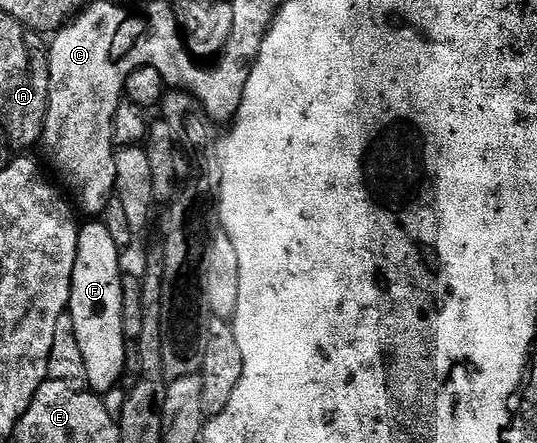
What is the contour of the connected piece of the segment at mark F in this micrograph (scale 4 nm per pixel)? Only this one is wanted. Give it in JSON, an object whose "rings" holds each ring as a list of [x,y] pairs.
{"rings":[[[89,220],[80,227],[77,232],[77,255],[75,256],[75,268],[71,276],[71,296],[69,297],[68,316],[75,328],[75,340],[79,340],[79,352],[83,352],[83,368],[85,369],[84,381],[88,389],[93,392],[106,392],[116,387],[121,381],[121,373],[125,370],[125,318],[121,313],[125,310],[125,286],[121,283],[121,256],[122,251],[117,249],[115,241],[111,240],[111,235],[101,220]]]}

